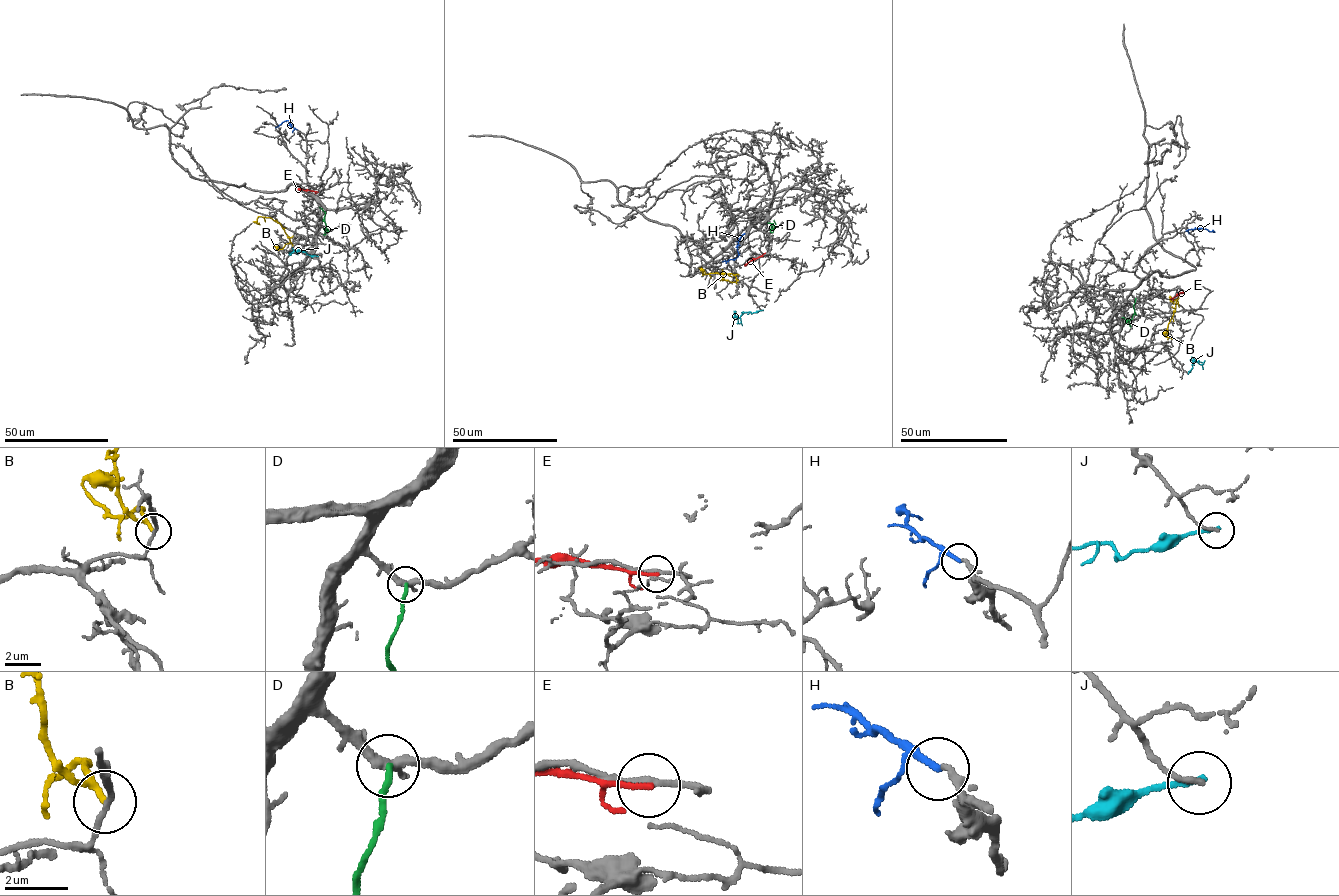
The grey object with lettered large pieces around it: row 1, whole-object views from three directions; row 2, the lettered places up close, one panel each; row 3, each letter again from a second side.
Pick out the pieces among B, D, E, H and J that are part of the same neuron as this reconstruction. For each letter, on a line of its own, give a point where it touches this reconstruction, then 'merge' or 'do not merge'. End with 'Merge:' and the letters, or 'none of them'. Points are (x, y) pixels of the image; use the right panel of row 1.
B: contact (1171, 339); do not merge
D: contact (1135, 298); do not merge
E: contact (1170, 298); do not merge
H: contact (1186, 231); merge
J: contact (1188, 374); do not merge
Merge: H

